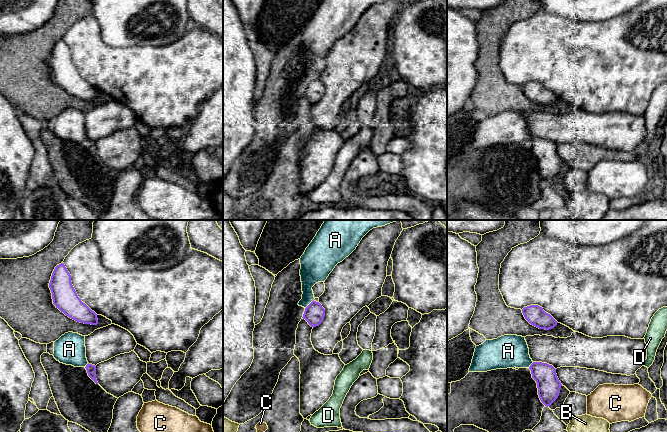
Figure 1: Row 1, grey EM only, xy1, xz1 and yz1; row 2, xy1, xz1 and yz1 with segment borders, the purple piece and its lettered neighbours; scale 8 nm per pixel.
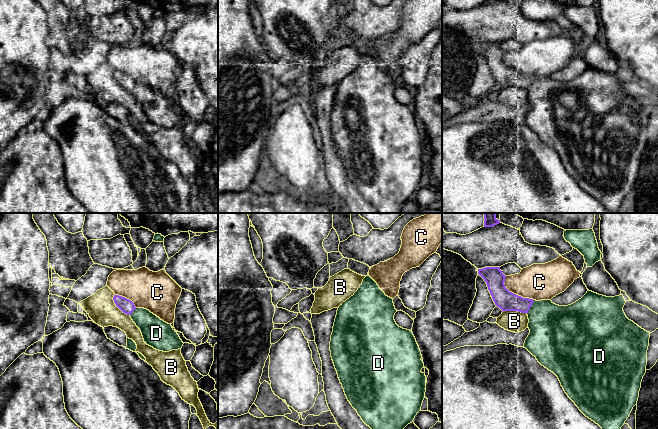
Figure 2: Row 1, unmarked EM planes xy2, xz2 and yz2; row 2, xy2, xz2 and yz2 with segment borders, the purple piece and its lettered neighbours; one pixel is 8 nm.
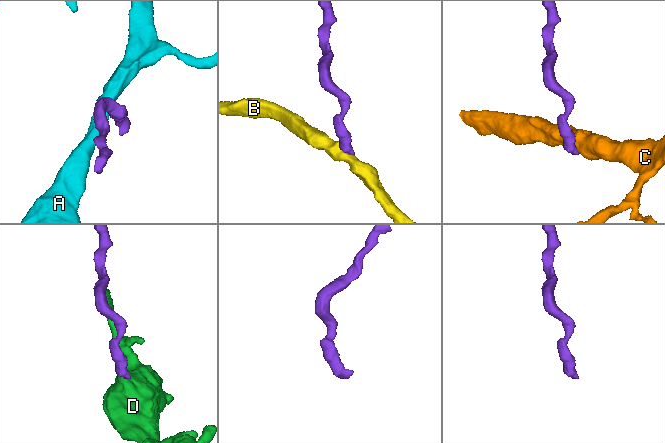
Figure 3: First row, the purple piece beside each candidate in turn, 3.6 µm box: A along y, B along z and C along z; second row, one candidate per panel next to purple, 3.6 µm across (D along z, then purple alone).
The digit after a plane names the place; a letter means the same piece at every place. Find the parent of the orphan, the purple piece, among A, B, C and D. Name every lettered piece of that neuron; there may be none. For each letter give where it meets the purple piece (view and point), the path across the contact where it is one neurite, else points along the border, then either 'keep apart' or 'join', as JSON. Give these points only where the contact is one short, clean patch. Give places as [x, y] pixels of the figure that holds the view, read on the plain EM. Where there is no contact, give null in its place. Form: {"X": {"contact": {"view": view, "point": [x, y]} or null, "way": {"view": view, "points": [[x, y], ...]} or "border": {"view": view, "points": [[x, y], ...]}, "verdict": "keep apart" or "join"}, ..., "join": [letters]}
{"A": {"contact": {"view": "xz1", "point": [309, 80]}, "border": {"view": "xz1", "points": [[313, 75], [305, 84]]}, "verdict": "keep apart"}, "B": {"contact": {"view": "xy2", "point": [117, 82]}, "verdict": "keep apart"}, "C": {"contact": {"view": "yz2", "point": [513, 69]}, "verdict": "keep apart"}, "D": {"contact": {"view": "yz2", "point": [530, 82]}, "verdict": "join"}, "join": ["D"]}

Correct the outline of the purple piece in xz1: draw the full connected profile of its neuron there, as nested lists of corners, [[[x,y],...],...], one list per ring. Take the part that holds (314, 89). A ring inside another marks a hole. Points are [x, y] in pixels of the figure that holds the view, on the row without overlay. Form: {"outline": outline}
{"outline": [[[312,77],[306,84],[303,90],[305,95],[311,103],[319,102],[325,92],[325,85],[319,78]]]}

